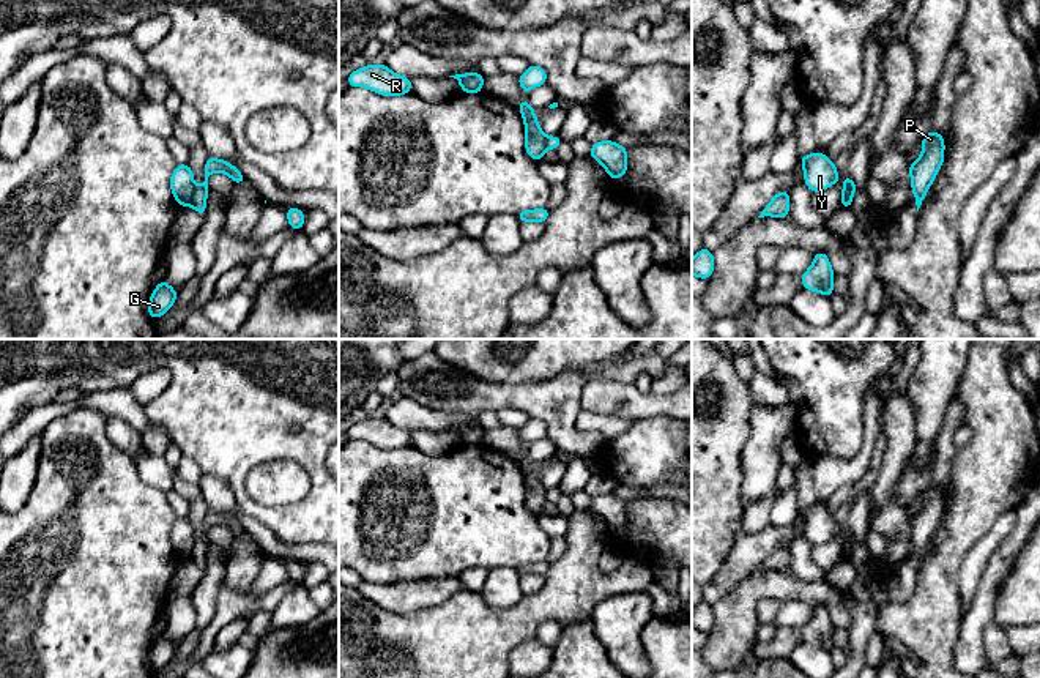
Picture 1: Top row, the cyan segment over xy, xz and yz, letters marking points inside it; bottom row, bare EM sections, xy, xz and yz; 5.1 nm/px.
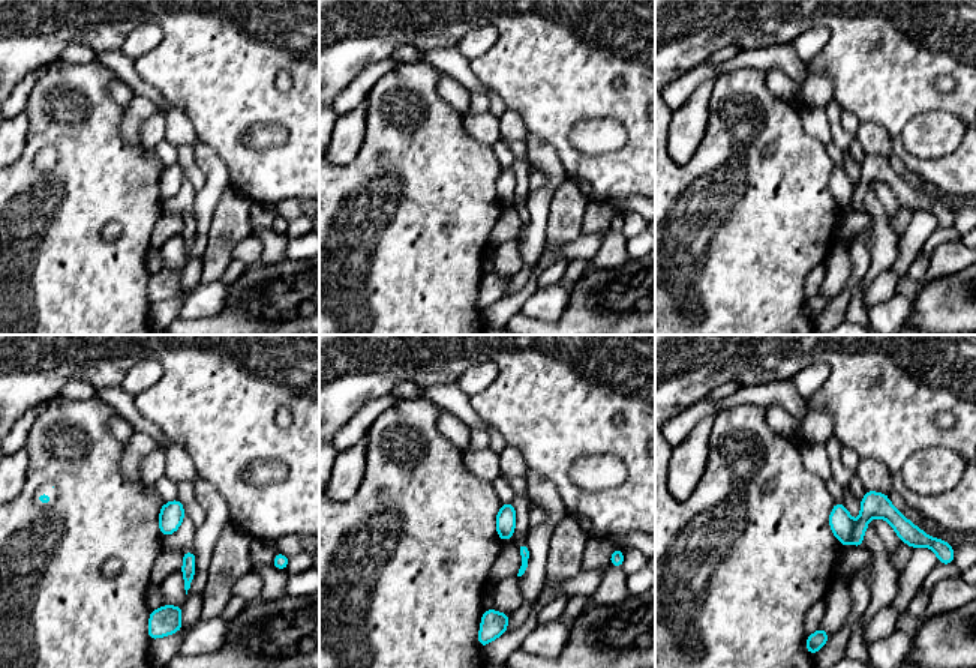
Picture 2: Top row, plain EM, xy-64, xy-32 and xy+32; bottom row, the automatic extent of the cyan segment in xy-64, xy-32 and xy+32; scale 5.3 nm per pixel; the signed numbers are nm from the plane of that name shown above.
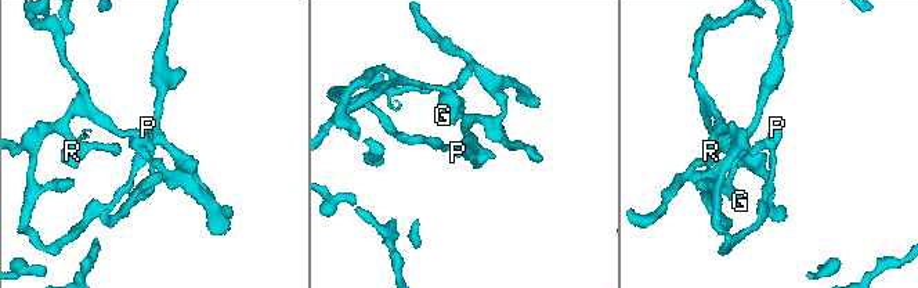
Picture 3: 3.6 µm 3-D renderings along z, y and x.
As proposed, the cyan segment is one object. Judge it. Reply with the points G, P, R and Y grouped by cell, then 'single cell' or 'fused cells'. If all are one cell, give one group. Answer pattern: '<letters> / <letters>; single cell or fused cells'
G / P R Y; fused cells

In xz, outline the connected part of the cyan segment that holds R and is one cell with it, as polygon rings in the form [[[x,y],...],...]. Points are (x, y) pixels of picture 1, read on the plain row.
[[[369,416],[347,430],[348,440],[364,440],[383,449],[411,446],[411,432],[392,426],[386,418]]]

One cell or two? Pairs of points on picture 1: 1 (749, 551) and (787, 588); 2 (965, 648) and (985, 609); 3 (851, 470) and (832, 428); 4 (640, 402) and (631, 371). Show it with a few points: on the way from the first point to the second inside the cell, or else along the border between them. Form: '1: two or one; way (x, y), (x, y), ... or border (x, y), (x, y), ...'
1: two; border (757, 569), (728, 593)
2: one; way (971, 639), (971, 628), (976, 618)
3: two; border (864, 426), (862, 448), (853, 458), (809, 459)
4: two; border (594, 377), (612, 377), (632, 385)

